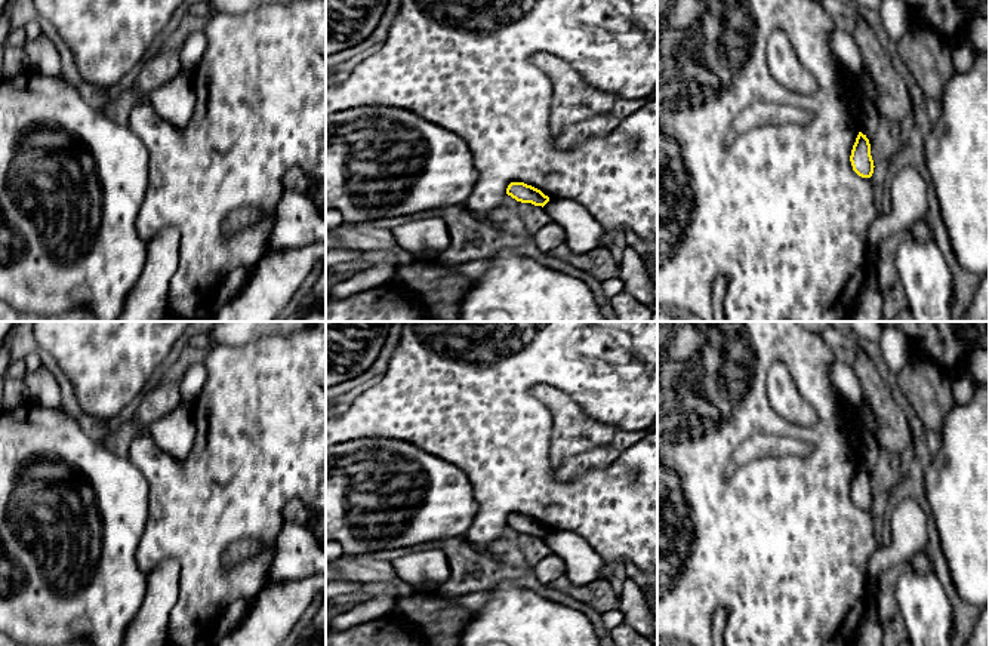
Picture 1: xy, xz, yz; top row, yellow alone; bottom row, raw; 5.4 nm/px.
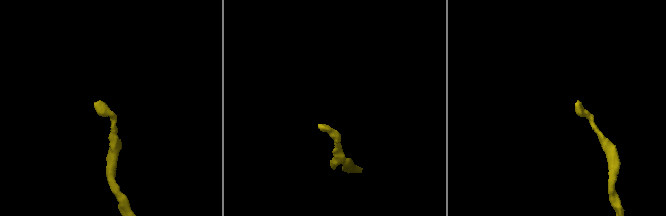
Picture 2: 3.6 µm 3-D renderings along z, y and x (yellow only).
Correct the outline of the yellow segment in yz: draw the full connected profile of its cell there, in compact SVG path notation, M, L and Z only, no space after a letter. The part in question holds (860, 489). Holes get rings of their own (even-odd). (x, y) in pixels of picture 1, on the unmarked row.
M859 464L851 482L850 493L853 502L862 510L871 510L874 505L874 492L871 487L871 476L866 467Z

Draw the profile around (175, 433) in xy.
M181 404L167 416L148 425L148 434L163 452L185 458L195 442L195 424L191 407Z

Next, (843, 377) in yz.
M834 362L829 366L829 378L847 406L857 415L863 413L863 397L859 379L850 364Z

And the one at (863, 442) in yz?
M863 416L857 419L856 427L847 437L859 458L859 462L871 473L878 462L881 447L875 434L866 427Z

